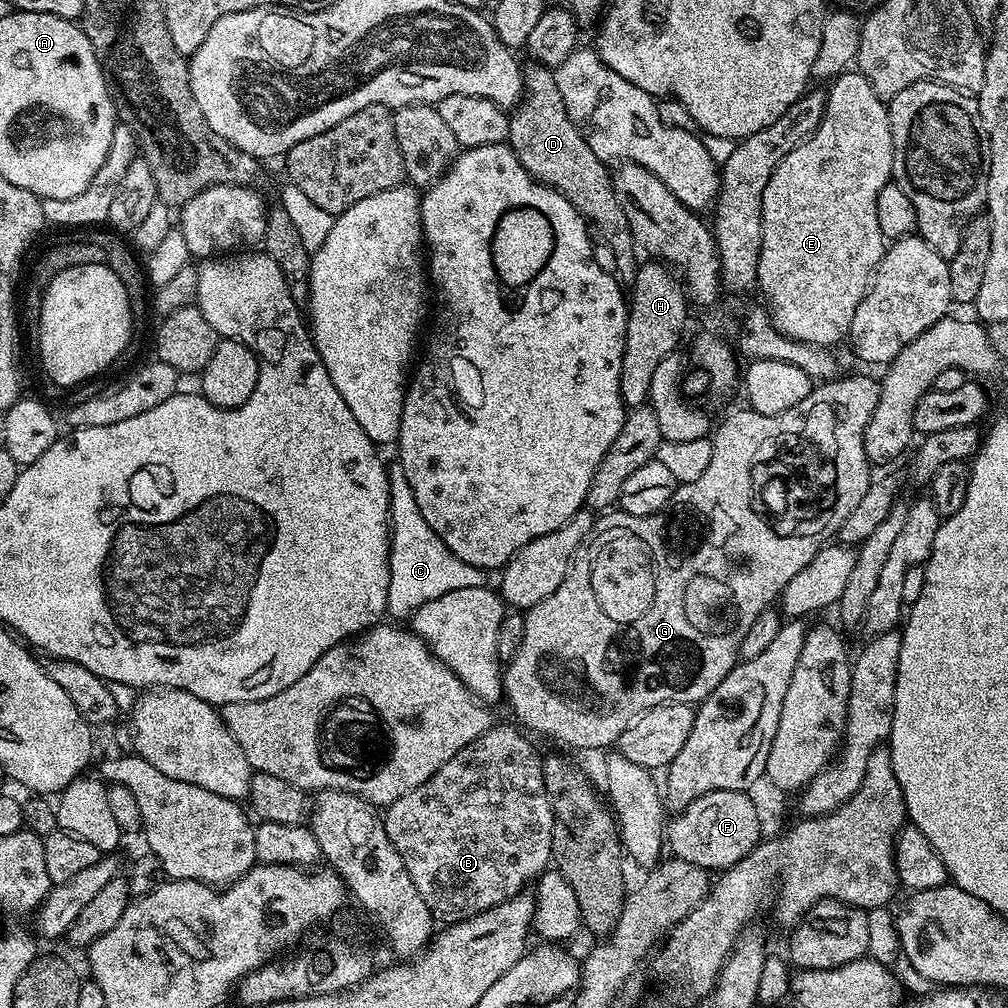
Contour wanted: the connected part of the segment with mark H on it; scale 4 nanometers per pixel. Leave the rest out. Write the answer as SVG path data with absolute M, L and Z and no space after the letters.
M656 260L646 262L637 267L632 281L634 288L632 292L630 290L627 338L624 340L622 372L619 374L620 394L630 408L647 403L655 367L676 350L690 309L683 283L668 273L671 271L663 263Z

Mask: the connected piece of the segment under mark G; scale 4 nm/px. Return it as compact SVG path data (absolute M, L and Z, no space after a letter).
M844 376L828 378L817 383L812 392L798 402L798 406L790 406L782 414L758 414L751 408L741 407L741 412L732 412L720 425L715 425L711 433L712 453L706 470L694 478L694 482L686 482L674 490L670 498L666 515L655 512L649 516L635 516L619 510L609 511L595 521L587 538L576 547L572 555L572 565L568 567L566 578L550 598L542 598L534 607L523 613L524 633L522 646L518 646L518 654L507 661L503 669L504 696L506 704L521 720L529 733L541 732L562 744L572 748L604 748L607 744L615 745L620 739L622 730L626 730L646 710L663 704L699 705L706 699L730 674L732 667L738 662L740 643L746 638L746 630L754 623L758 614L769 611L768 604L777 599L784 587L839 533L842 522L862 502L868 485L872 483L873 473L868 473L870 462L864 449L866 422L870 422L870 414L874 414L874 406L878 406L878 398L882 391L879 379L872 376Z

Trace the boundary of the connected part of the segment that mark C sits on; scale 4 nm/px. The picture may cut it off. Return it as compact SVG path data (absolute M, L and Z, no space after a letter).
M400 463L390 468L388 485L388 610L387 615L397 621L407 621L418 610L418 606L426 606L434 598L442 598L442 594L450 594L450 590L470 590L470 586L485 587L485 569L472 566L470 562L462 562L458 554L451 552L430 530L430 522L422 518L422 510L418 510L418 502L414 502L414 490L410 482L406 482L406 474Z

